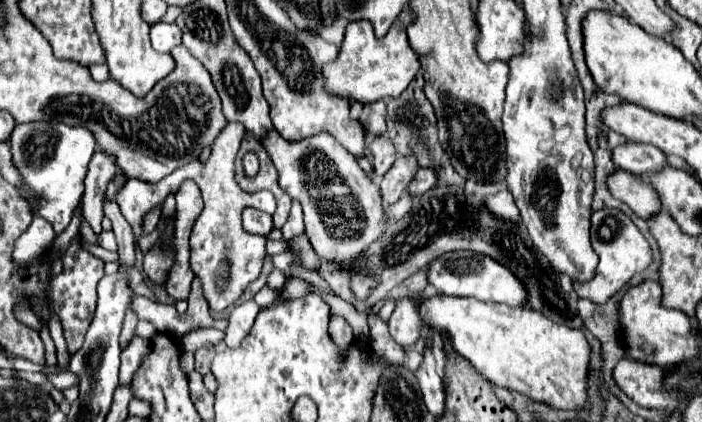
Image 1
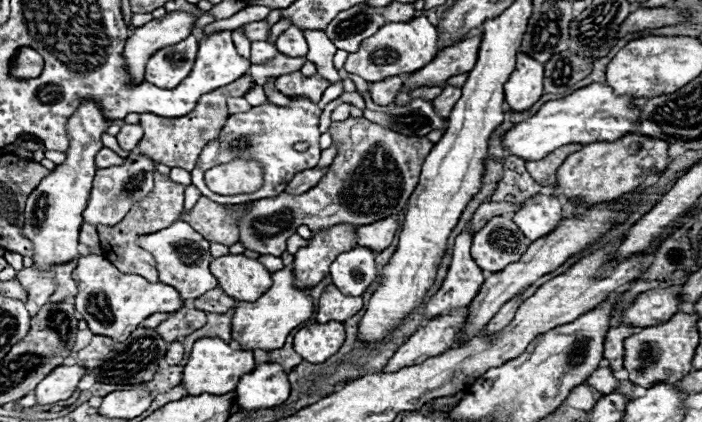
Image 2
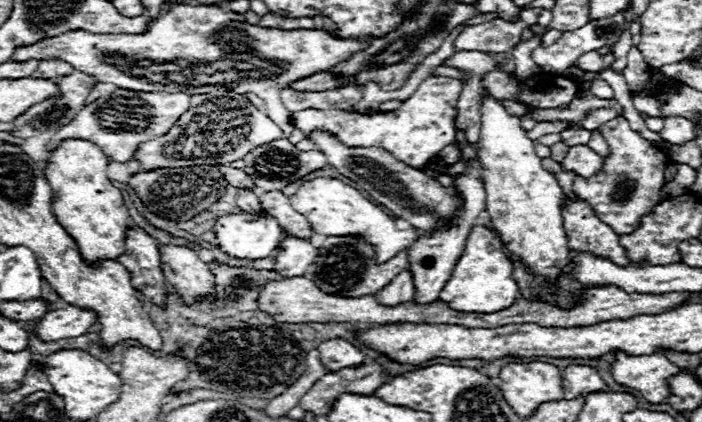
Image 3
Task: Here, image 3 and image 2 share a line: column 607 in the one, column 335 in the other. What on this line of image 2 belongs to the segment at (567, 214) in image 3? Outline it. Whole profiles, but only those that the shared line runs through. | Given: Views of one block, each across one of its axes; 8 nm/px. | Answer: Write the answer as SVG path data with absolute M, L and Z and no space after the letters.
M336 224L312 234L308 246L302 246L294 256L294 276L300 288L316 286L340 252L356 248L356 226Z

